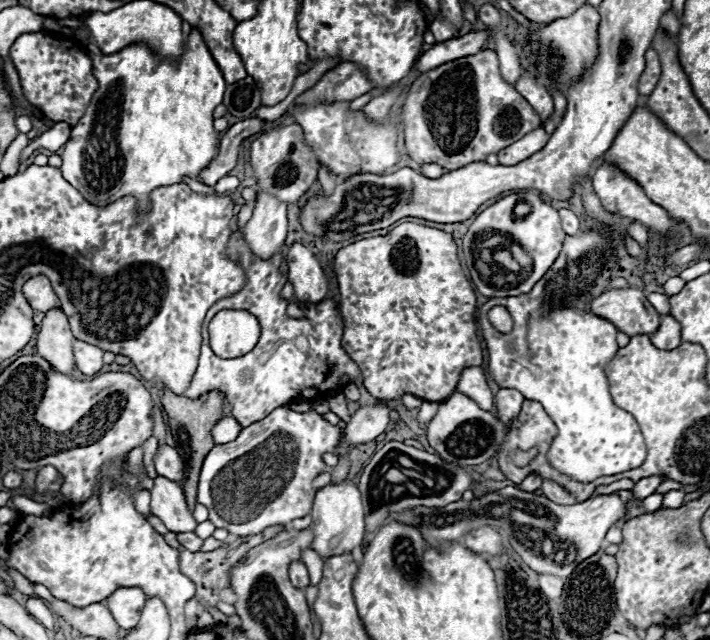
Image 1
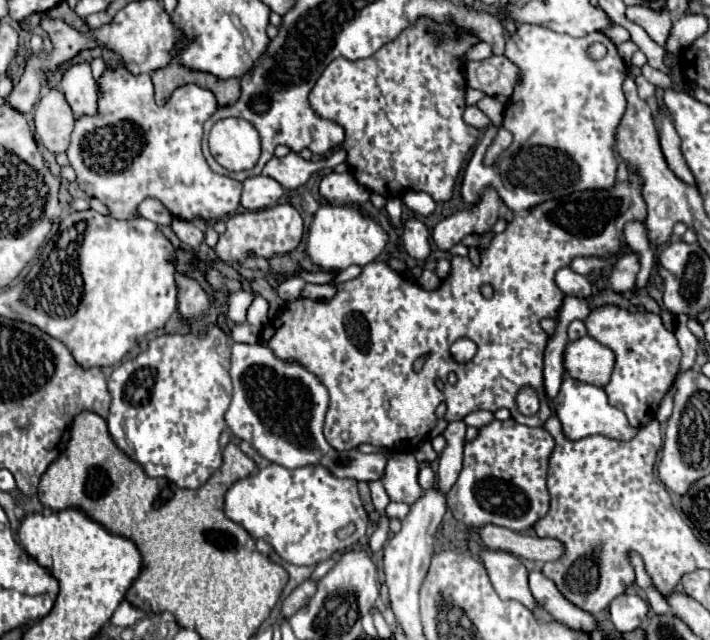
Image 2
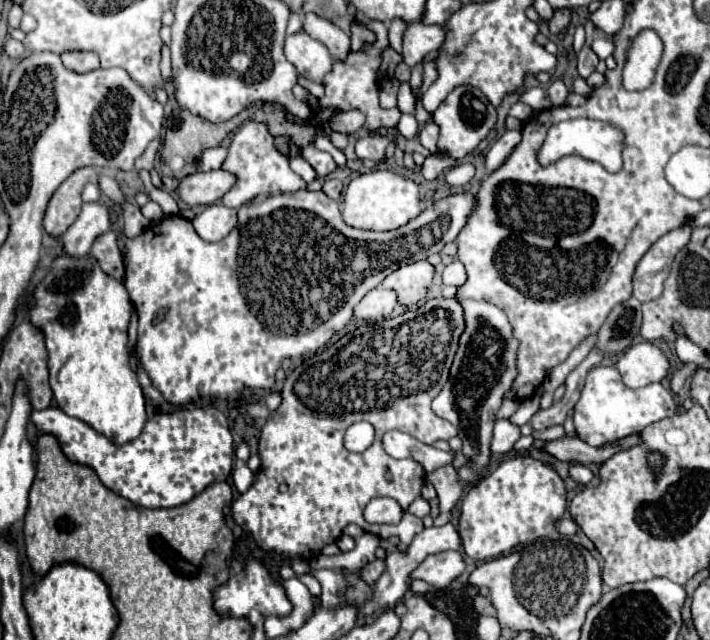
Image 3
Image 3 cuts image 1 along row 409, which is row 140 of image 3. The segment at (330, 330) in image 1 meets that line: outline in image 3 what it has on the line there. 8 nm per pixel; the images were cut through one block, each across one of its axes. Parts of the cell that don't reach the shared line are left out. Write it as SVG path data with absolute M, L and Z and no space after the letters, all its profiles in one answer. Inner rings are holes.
M248 120L234 132L224 168L238 176L238 184L222 200L222 204L230 208L240 208L242 204L246 204L258 194L278 194L278 192L294 192L306 188L306 182L296 172L292 172L288 156L284 156L276 148L274 136L270 134L266 122Z

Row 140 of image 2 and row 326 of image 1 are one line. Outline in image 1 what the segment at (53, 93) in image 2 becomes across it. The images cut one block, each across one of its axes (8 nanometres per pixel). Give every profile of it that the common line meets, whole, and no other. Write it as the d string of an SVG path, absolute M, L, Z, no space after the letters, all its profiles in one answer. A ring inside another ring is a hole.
M62 310L46 312L46 318L38 332L38 354L50 362L56 372L72 374L74 354L72 354L74 336L70 332L68 320Z

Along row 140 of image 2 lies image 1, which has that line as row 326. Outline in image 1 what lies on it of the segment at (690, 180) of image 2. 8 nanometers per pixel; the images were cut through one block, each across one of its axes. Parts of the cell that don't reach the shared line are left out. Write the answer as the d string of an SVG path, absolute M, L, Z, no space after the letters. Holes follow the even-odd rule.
M664 316L662 324L656 334L652 336L662 336L662 350L674 350L682 344L680 340L680 324L672 316Z

